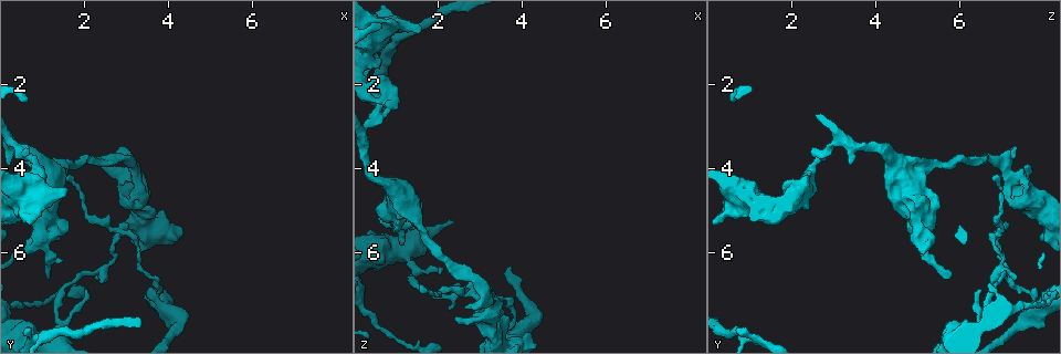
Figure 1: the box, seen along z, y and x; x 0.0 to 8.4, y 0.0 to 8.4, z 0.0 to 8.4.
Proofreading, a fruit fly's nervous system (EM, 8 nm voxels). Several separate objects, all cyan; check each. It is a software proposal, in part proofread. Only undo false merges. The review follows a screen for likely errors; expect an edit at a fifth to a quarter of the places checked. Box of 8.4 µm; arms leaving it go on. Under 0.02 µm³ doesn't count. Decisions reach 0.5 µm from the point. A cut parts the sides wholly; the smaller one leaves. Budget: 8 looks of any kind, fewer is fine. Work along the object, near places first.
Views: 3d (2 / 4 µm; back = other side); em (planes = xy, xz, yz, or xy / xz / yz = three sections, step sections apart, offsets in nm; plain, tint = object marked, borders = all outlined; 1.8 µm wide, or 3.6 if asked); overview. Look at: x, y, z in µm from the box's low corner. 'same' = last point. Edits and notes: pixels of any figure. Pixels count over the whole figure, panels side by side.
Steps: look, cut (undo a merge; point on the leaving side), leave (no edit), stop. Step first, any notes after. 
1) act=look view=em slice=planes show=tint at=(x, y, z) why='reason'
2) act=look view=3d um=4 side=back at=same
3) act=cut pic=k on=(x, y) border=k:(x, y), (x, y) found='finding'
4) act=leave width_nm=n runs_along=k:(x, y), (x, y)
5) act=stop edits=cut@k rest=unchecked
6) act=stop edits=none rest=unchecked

act=look view=em slice=yz step=8 show=tint at=(0.70, 5.05, 0.55) why='sudden change in width'

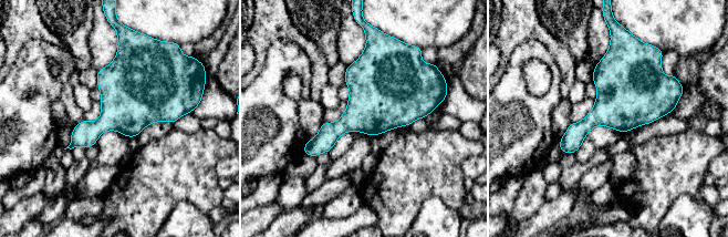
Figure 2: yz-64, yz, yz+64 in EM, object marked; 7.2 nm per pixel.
act=leave found='one neuron here'

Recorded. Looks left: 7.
act=look view=em slice=yz step=4 show=plain at=(3.25, 4.75, 7.75) why='branch point'

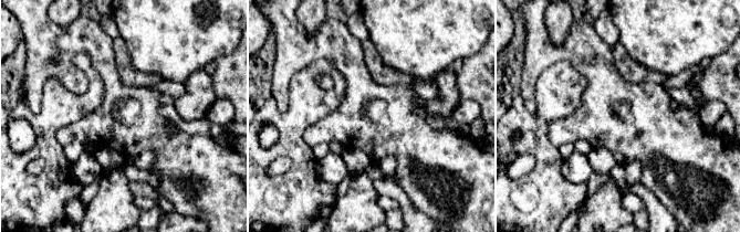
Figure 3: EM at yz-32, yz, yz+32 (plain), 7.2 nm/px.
act=look view=em slice=yz step=4 show=tint at=same

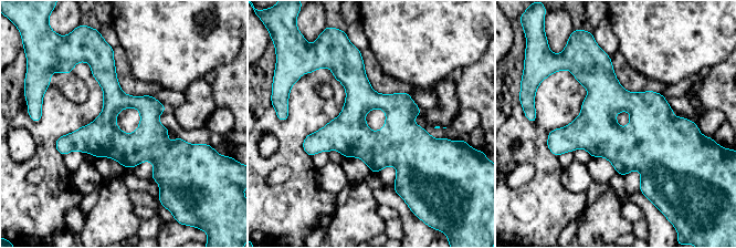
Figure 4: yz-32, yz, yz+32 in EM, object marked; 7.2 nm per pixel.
act=leave width_nm=220 runs_along=4:(107, 60), (109, 85), (149, 115), (159, 179) found='one neuron here'

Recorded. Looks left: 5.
act=look view=em slice=xz step=16 show=tint at=(3.75, 7.15, 7.90) why='sudden change in width'

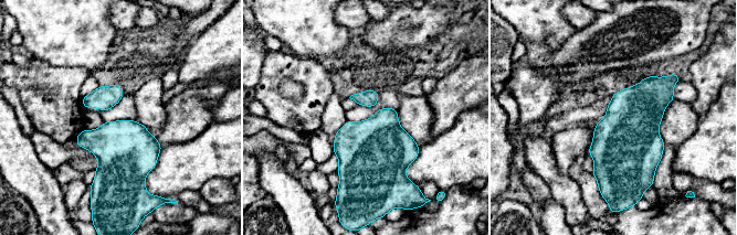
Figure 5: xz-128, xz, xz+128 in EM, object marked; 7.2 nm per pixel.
act=look view=em slice=planes show=tint at=same

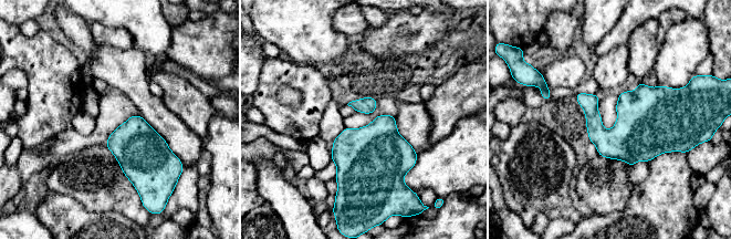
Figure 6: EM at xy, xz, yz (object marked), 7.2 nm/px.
act=leave found='all the same neuron'

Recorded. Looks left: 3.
act=stop edits=none rest=unchecked

